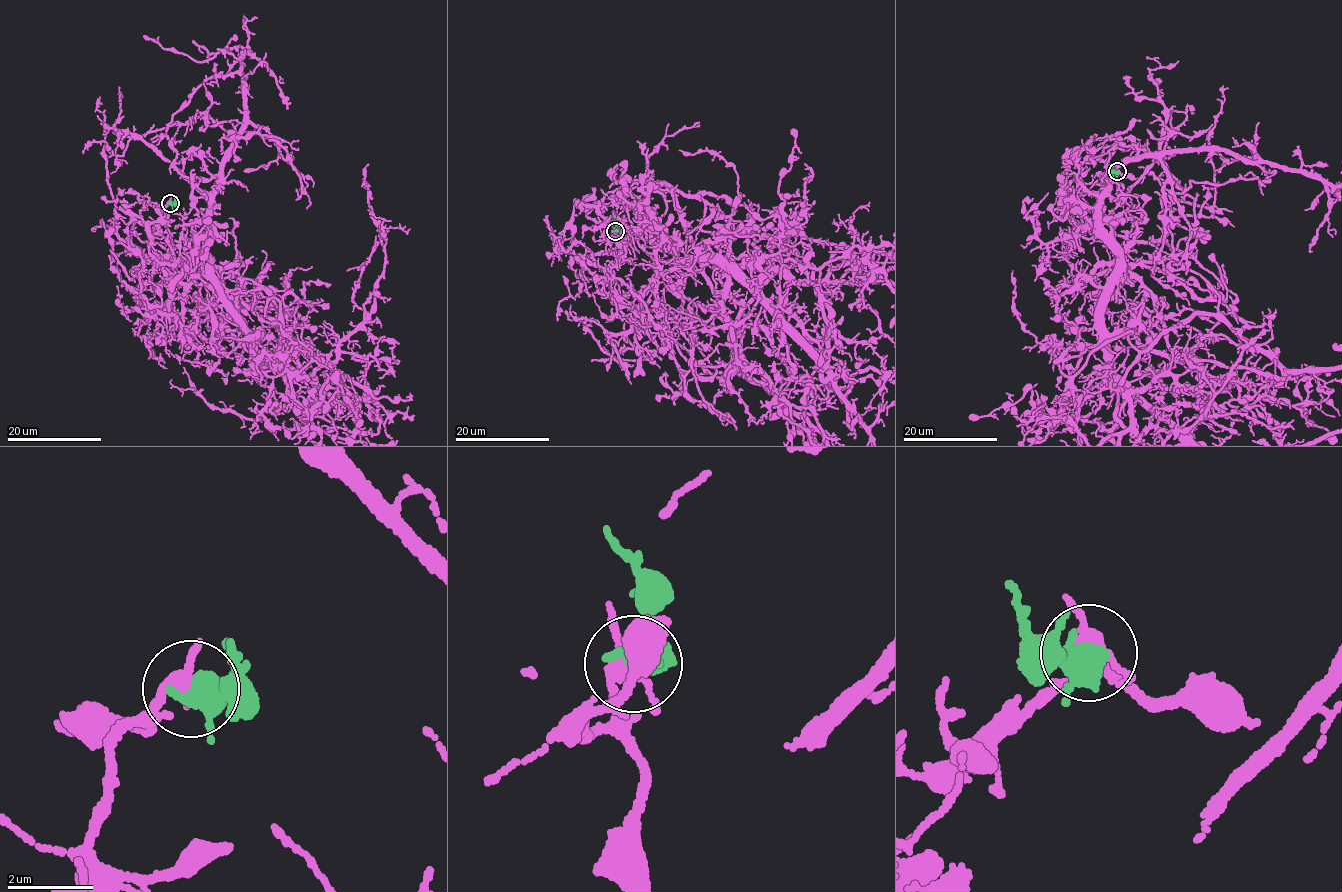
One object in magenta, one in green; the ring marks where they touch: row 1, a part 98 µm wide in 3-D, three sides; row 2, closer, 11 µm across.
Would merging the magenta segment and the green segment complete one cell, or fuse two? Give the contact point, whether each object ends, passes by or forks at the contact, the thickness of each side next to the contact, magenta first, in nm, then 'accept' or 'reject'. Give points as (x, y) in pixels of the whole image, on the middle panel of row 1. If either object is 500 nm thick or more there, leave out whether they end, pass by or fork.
at (615, 231); magenta forks there; green passes by; 260 nm thick on the magenta side, 460 nm on the other; reject

